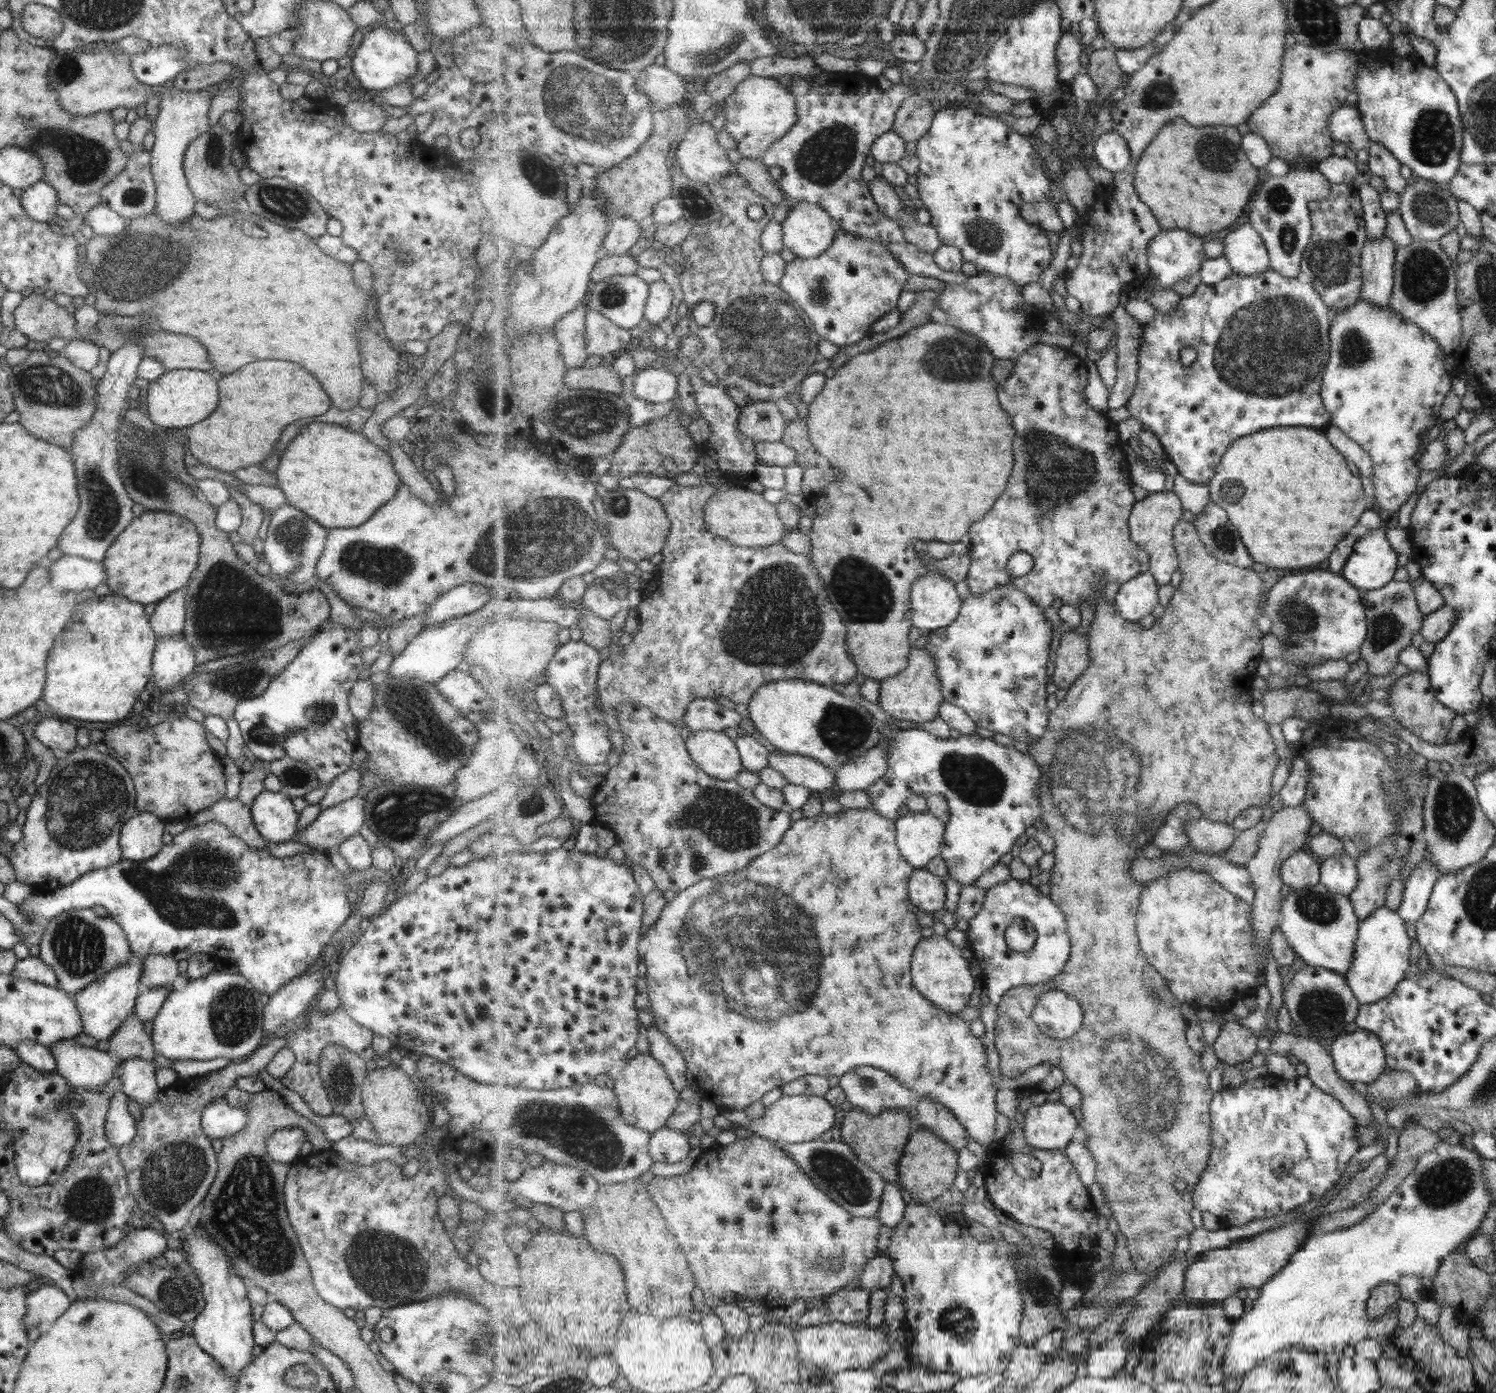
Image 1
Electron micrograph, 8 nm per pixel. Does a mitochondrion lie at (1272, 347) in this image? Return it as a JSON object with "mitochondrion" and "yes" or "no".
{"mitochondrion":"yes"}

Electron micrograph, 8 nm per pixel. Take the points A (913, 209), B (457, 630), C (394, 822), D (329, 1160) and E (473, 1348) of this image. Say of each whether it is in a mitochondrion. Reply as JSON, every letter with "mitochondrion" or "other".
{"A":"other","B":"other","C":"mitochondrion","D":"other","E":"mitochondrion"}

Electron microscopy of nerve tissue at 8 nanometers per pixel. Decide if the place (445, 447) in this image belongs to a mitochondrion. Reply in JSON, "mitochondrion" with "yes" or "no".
{"mitochondrion":"no"}

